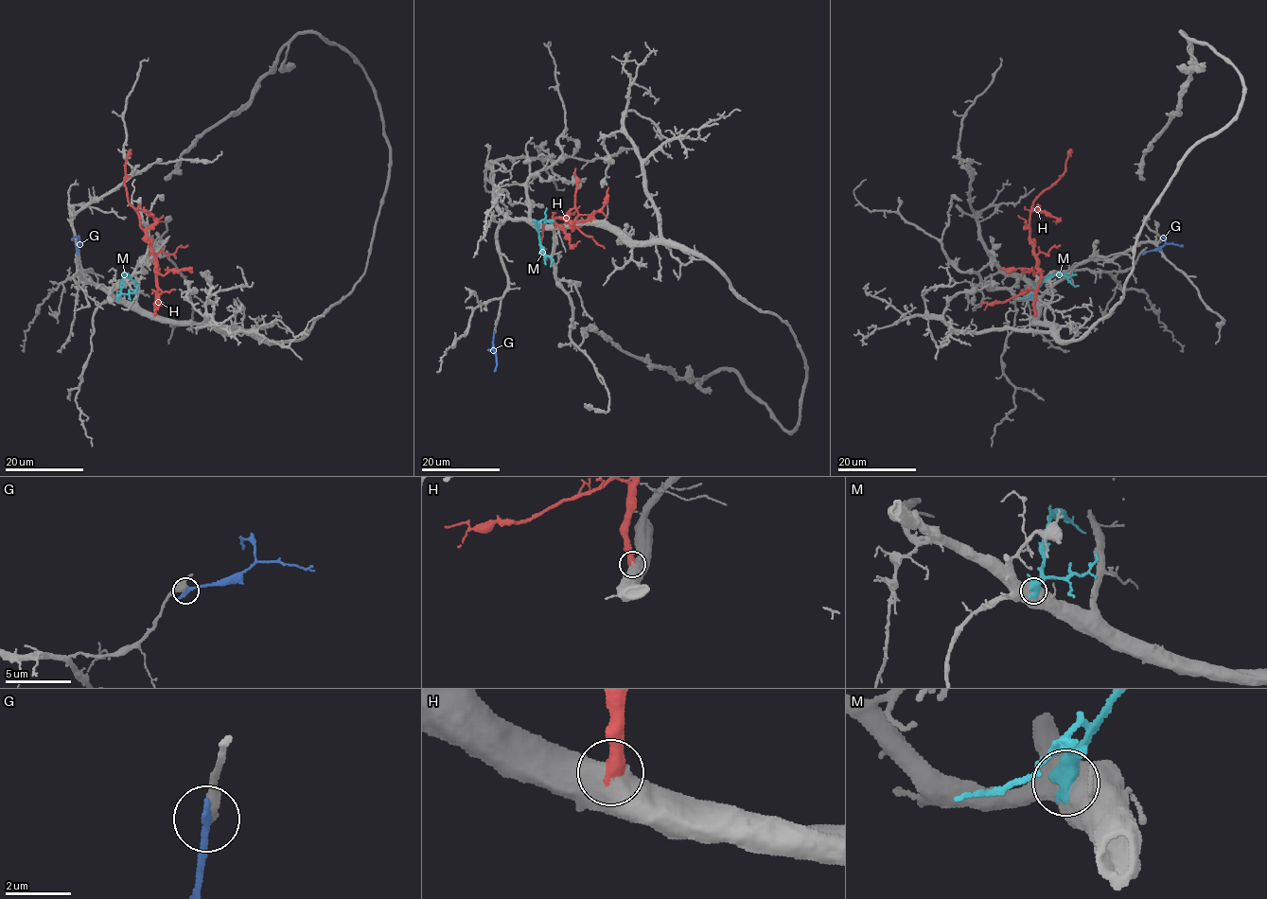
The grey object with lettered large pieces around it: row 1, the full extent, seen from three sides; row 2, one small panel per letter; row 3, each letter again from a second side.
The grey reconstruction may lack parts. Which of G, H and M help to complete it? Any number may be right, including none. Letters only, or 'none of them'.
H

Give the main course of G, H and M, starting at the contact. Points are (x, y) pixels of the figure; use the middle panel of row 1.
G: (494, 333), (497, 366), (494, 371)
H: (571, 224), (573, 224), (572, 228), (565, 219), (544, 222), (540, 248), (547, 259)
M: (535, 221), (540, 248), (553, 259), (551, 266)

